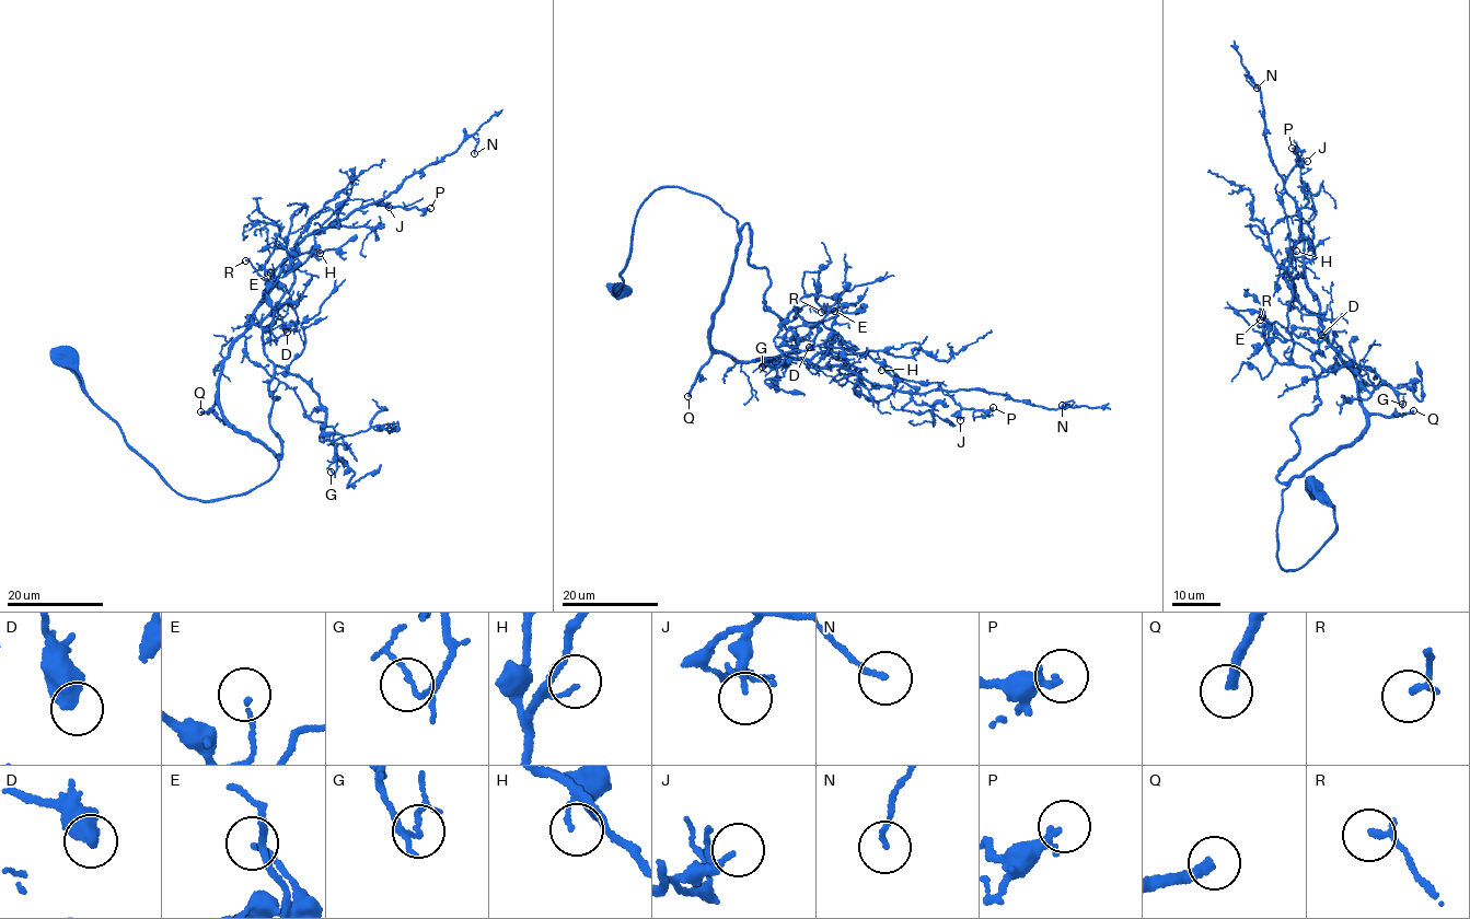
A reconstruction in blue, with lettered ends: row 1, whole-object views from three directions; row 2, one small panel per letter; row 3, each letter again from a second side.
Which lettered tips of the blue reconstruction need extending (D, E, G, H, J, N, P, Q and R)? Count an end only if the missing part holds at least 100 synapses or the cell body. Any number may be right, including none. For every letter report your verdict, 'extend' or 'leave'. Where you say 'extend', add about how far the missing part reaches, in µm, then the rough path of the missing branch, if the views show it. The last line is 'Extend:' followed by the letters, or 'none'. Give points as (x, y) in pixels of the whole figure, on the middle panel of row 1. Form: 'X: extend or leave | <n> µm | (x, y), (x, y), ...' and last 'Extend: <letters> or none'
D: leave
E: leave
G: leave
H: leave
J: leave
N: leave
P: leave
Q: extend | 90 µm | (687, 396), (693, 467), (734, 500), (782, 467), (853, 452), (882, 431)
R: leave
Extend: Q

